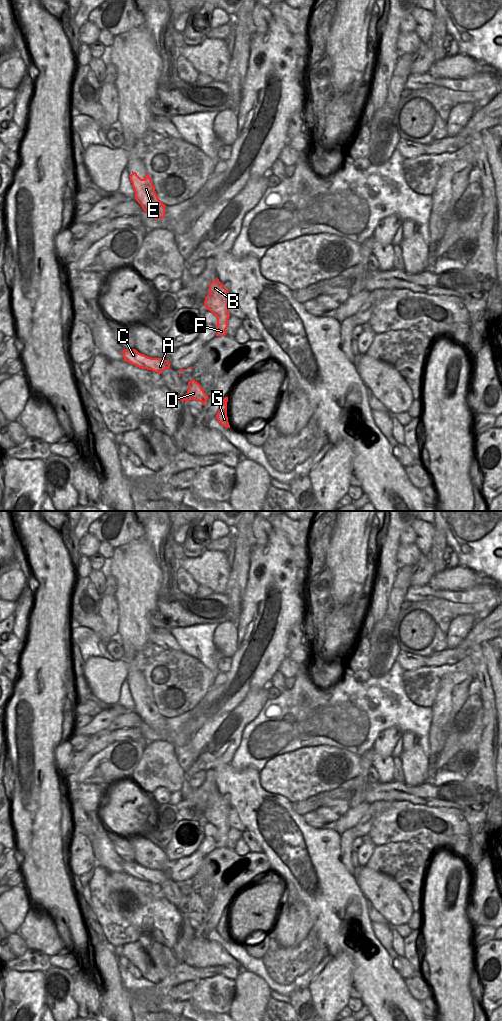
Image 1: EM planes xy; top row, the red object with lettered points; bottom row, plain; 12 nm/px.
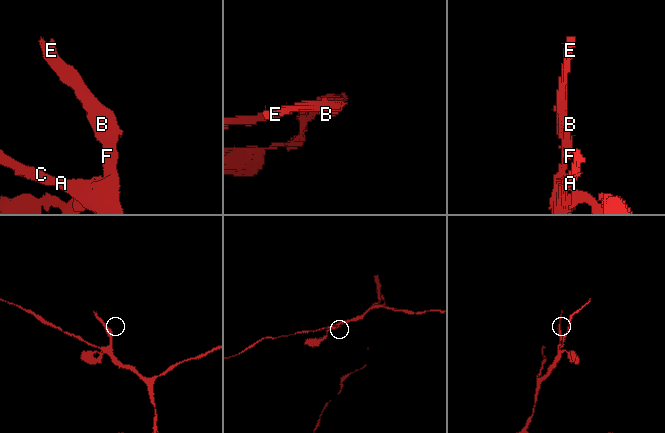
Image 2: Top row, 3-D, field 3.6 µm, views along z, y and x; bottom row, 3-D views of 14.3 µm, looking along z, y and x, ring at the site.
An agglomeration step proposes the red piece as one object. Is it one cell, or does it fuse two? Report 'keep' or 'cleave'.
cleave

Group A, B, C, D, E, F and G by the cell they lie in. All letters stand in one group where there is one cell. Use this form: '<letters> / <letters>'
A B C E F G / D

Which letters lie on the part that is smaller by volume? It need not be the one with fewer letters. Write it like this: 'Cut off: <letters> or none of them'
Cut off: D

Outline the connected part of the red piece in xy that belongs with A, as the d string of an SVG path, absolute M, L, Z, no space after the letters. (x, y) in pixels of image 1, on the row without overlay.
M127 862L122 863L123 872L135 877L141 881L152 882L161 886L165 881L170 880L170 875L168 872L162 870L151 870L144 866L139 865L137 862Z

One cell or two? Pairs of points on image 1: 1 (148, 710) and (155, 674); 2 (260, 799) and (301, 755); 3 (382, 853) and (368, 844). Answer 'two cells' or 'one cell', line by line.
1: two cells
2: two cells
3: two cells

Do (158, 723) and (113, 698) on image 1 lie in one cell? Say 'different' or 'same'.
different

